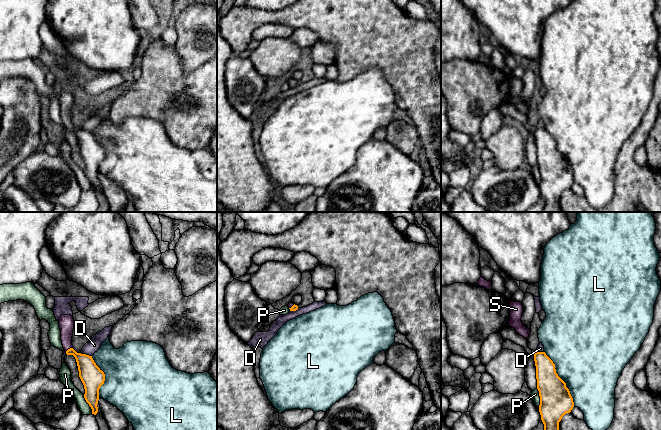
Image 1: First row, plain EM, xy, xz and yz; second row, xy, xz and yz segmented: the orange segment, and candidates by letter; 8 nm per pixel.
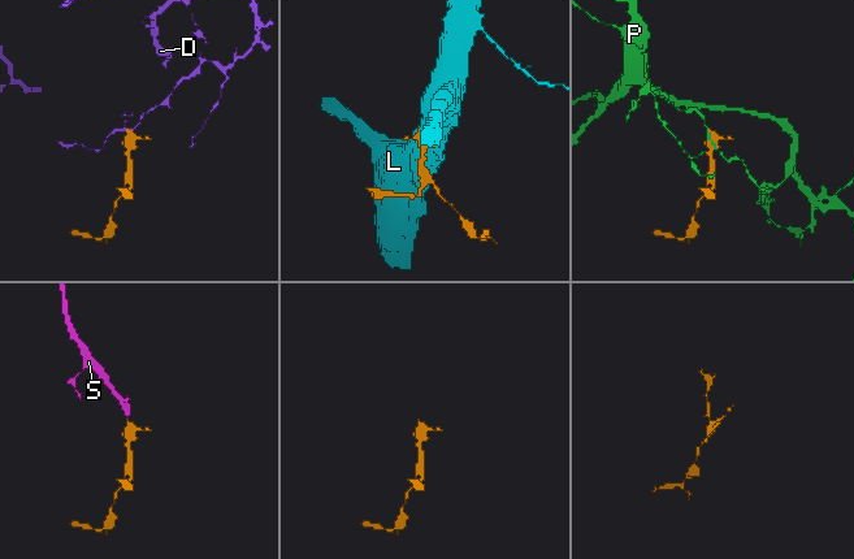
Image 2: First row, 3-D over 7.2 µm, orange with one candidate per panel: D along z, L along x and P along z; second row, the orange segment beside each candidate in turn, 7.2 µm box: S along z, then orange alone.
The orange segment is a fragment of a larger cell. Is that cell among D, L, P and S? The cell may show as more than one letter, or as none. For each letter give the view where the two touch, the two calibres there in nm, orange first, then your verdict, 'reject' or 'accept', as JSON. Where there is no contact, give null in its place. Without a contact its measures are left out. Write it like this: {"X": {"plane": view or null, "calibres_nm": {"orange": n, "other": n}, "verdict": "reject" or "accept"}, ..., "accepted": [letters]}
{"D": {"plane": "xy", "calibres_nm": {"orange": 180, "other": 100}, "verdict": "reject"}, "L": {"plane": "yz", "calibres_nm": {"orange": 260, "other": 480}, "verdict": "reject"}, "P": {"plane": "xy", "calibres_nm": {"orange": 180, "other": 90}, "verdict": "reject"}, "S": {"plane": "xy", "calibres_nm": {"orange": 170, "other": 130}, "verdict": "accept"}, "accepted": ["S"]}

